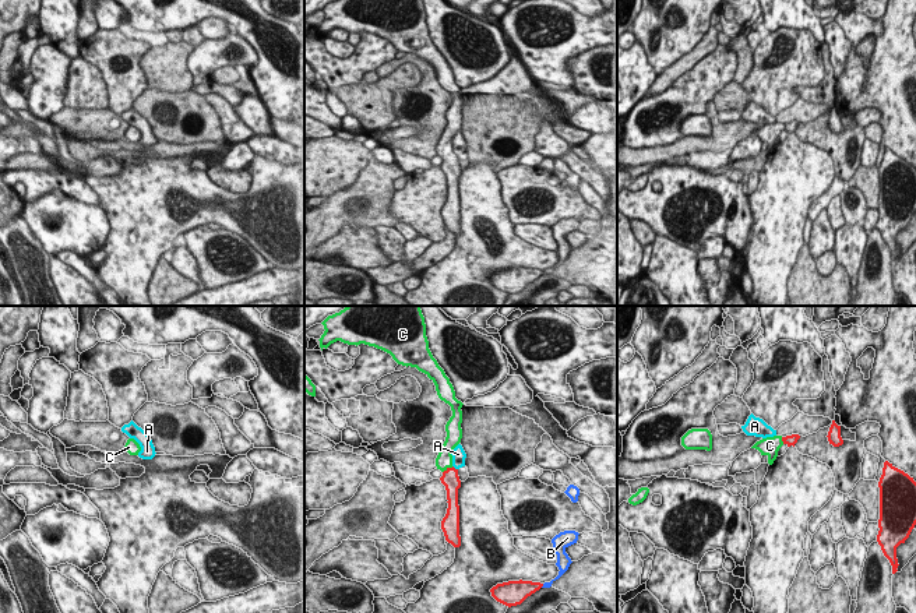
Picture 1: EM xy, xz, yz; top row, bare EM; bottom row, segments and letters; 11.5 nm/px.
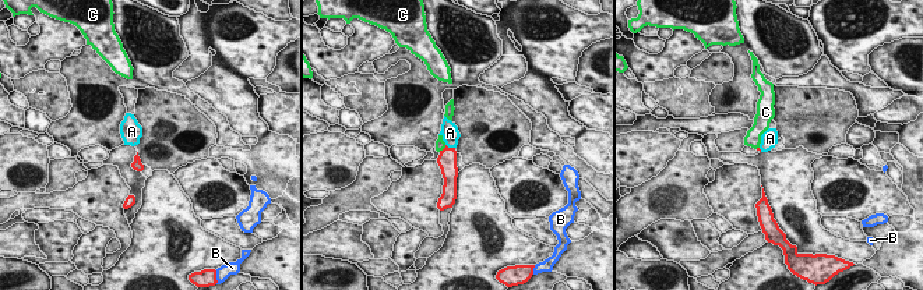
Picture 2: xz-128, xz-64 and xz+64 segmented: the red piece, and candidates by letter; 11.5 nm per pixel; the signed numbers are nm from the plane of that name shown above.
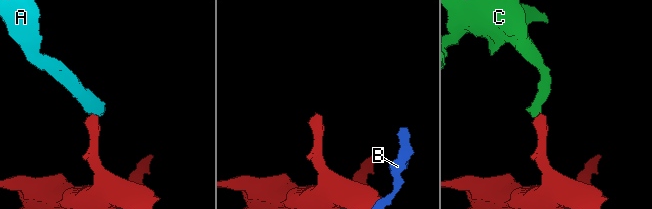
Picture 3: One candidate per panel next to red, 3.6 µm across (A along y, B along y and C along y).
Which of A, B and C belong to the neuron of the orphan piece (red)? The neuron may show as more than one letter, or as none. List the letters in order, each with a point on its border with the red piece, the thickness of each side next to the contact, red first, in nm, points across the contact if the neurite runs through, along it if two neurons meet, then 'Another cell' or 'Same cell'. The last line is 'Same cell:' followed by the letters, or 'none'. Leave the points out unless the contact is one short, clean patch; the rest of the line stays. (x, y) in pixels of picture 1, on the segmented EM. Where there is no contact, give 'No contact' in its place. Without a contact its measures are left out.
A: Touches red at xz (454, 468). Thickness 200 nm (red) against 160 nm. Boundary: xz (453, 465), (457, 469). Another cell
B: Touches red at xz (542, 585). Thickness 220 nm (red) against 60 nm. Boundary: xz (543, 584), (541, 587). Another cell
C: Touches red at xz (447, 468). Thickness 200 nm (red) against 190 nm. Path across: xz (450, 479), (447, 468), (444, 460). Same cell
Same cell: C

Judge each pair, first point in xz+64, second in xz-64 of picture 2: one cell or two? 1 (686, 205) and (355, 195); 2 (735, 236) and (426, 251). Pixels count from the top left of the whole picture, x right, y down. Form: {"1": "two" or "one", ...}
{"1": "one", "2": "two"}

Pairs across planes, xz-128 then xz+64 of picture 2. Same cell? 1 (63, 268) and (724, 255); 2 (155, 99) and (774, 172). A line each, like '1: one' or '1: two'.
1: one
2: two

